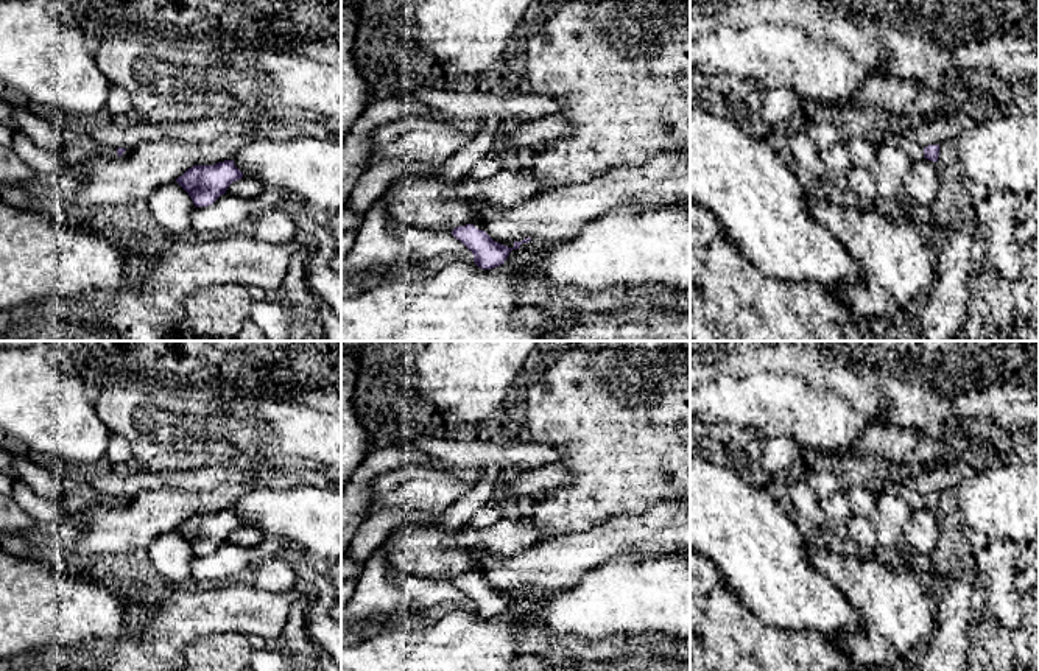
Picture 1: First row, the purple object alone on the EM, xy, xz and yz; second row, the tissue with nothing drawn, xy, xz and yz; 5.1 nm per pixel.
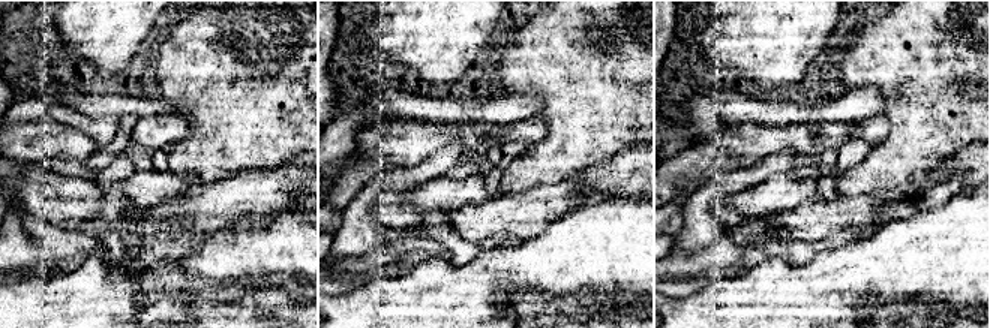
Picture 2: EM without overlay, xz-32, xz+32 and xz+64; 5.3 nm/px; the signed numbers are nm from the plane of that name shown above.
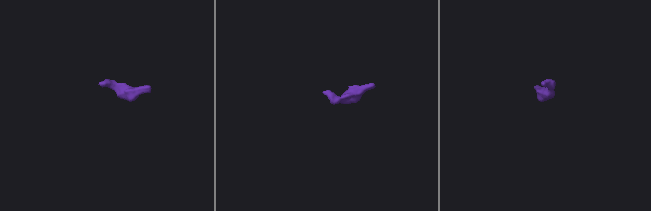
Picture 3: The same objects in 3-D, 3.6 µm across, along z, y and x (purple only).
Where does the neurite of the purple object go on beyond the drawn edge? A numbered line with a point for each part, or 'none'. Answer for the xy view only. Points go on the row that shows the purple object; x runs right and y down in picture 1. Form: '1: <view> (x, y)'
1: xy (77, 148)

